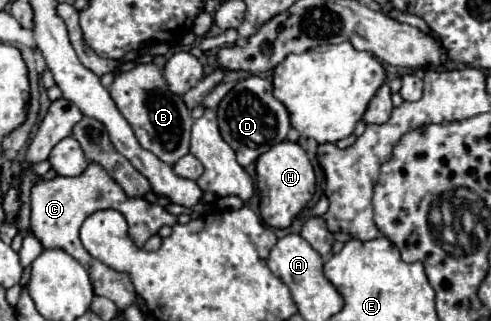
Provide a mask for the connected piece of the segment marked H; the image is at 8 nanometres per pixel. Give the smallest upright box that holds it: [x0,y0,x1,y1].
[256,142,316,228]

